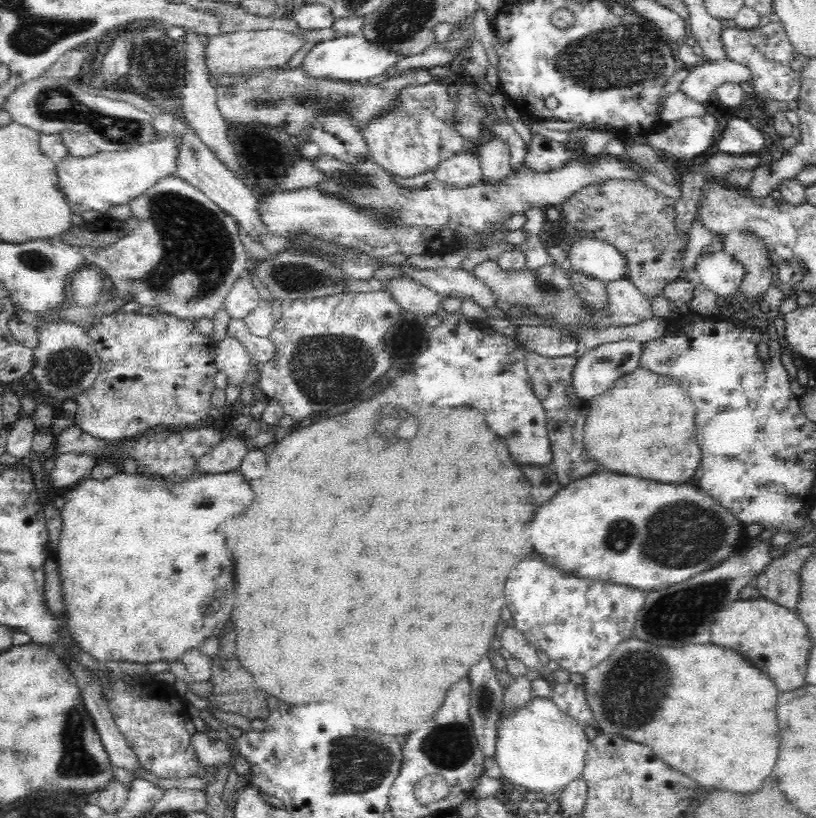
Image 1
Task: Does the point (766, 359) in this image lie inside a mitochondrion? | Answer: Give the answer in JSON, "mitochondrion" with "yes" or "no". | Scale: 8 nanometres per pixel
{"mitochondrion":"no"}

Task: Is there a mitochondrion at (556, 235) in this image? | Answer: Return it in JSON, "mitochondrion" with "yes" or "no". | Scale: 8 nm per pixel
{"mitochondrion":"no"}

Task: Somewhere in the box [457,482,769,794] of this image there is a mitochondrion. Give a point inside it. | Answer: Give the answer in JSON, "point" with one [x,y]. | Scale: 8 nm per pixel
{"point":[692,541]}

